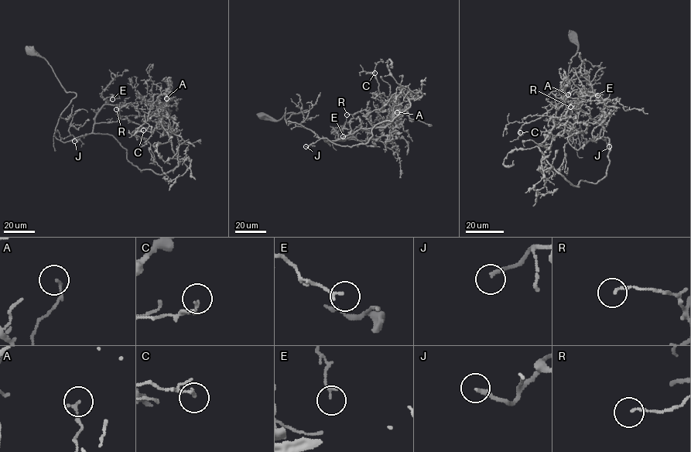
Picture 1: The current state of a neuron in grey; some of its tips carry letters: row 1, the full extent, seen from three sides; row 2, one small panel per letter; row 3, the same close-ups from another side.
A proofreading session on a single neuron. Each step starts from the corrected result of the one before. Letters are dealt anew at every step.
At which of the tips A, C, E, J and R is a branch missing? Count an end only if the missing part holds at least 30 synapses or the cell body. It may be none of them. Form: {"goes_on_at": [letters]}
{"goes_on_at": ["J"]}

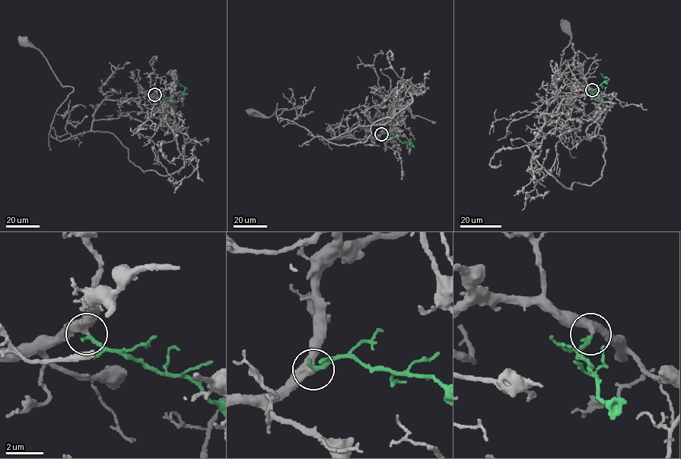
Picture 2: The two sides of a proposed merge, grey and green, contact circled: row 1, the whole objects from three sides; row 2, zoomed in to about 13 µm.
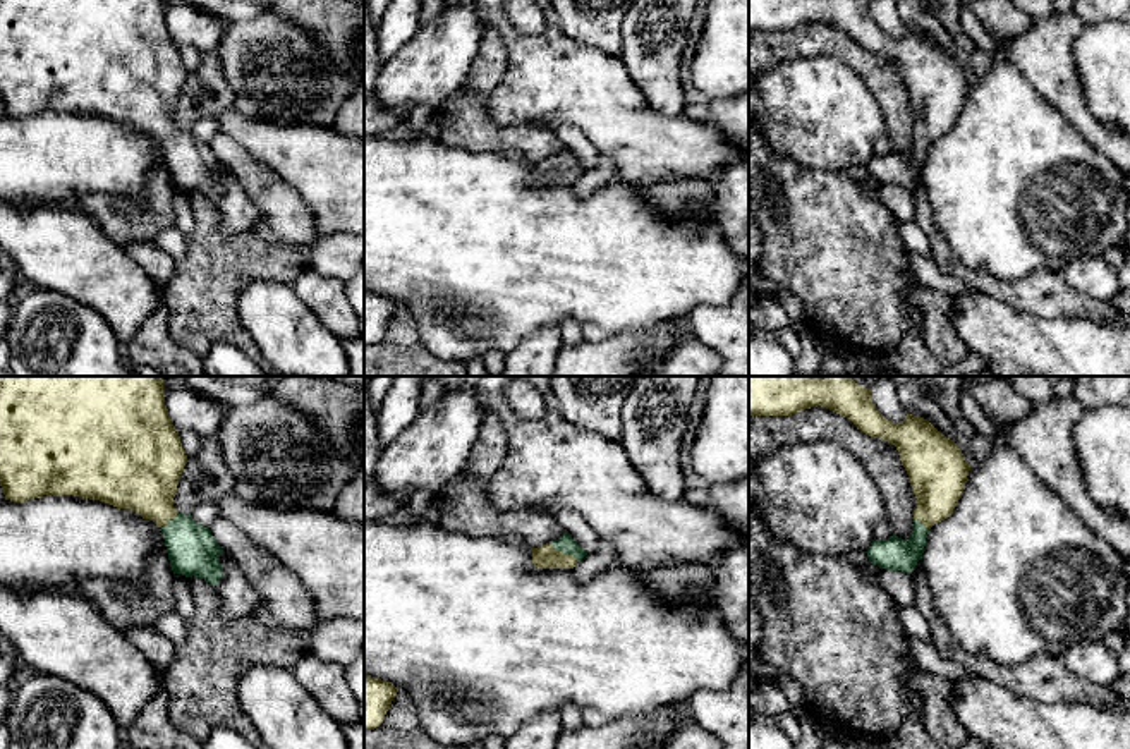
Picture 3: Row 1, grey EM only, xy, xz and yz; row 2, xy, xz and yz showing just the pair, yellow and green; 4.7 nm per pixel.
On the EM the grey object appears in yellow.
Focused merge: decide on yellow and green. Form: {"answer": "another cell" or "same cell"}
{"answer": "same cell"}

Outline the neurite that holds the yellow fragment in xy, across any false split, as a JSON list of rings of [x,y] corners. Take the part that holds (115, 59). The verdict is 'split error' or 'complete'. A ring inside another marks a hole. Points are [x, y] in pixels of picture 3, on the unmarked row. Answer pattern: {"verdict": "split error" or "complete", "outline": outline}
{"verdict": "split error", "outline": [[[0,0],[0,101],[5,115],[74,110],[131,124],[160,143],[173,189],[196,191],[216,201],[223,191],[222,161],[210,143],[173,122],[185,76],[167,27],[163,0]]]}

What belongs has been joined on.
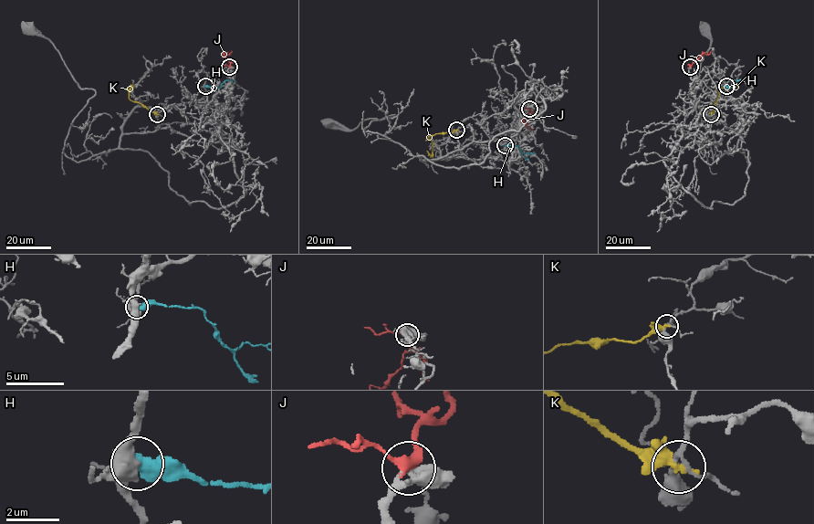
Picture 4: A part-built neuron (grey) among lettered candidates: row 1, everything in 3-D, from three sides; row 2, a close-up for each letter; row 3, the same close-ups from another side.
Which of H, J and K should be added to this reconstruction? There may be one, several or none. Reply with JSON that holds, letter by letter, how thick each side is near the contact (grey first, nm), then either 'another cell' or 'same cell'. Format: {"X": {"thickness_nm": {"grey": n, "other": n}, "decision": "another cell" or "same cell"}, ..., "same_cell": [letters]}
{"H": {"thickness_nm": {"grey": 440, "other": 550}, "decision": "another cell"}, "J": {"thickness_nm": {"grey": 360, "other": 320}, "decision": "same cell"}, "K": {"thickness_nm": {"grey": 150, "other": 300}, "decision": "another cell"}, "same_cell": ["J"]}

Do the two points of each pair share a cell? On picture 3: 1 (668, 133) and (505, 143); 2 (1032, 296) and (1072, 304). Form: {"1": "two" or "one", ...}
{"1": "two", "2": "one"}

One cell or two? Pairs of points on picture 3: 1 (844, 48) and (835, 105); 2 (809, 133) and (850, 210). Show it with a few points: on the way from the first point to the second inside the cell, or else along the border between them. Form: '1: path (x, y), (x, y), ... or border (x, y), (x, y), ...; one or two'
1: border (802, 57), (830, 55), (844, 62), (871, 90); two
2: border (778, 152), (814, 172); two

